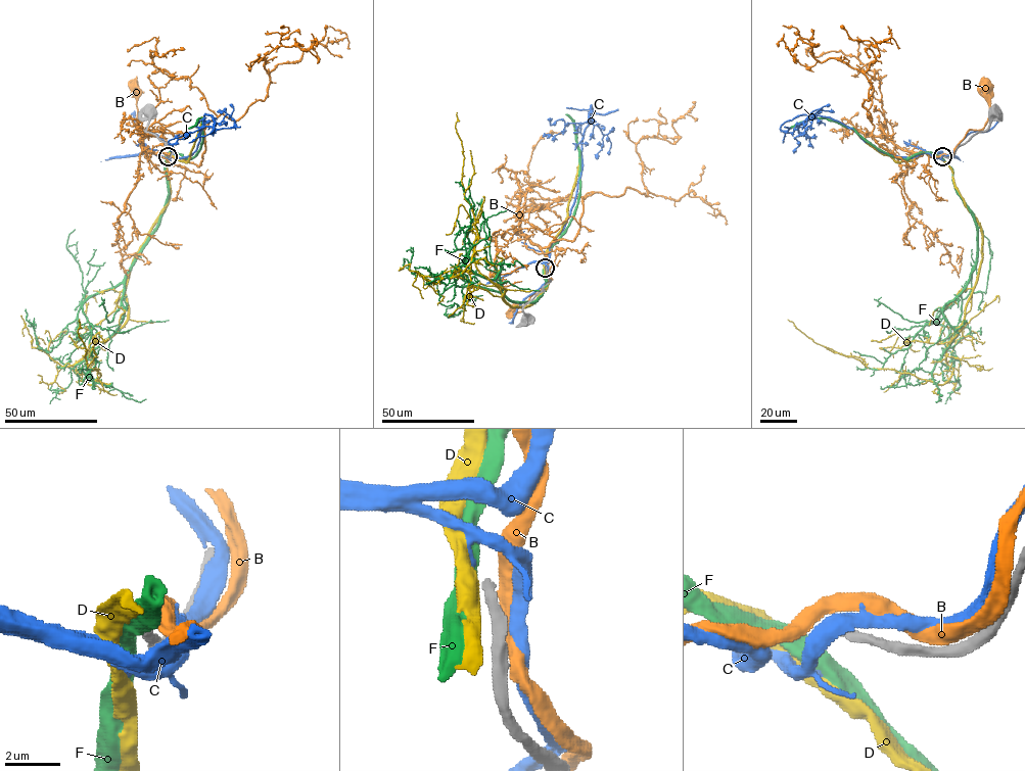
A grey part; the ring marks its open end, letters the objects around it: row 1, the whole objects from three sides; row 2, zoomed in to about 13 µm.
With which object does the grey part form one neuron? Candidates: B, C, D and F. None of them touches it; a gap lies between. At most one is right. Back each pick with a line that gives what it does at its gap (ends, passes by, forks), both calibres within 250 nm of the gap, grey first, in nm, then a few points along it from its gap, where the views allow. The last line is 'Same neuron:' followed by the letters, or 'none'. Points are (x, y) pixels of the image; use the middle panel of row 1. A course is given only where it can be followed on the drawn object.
Same neuron: none

